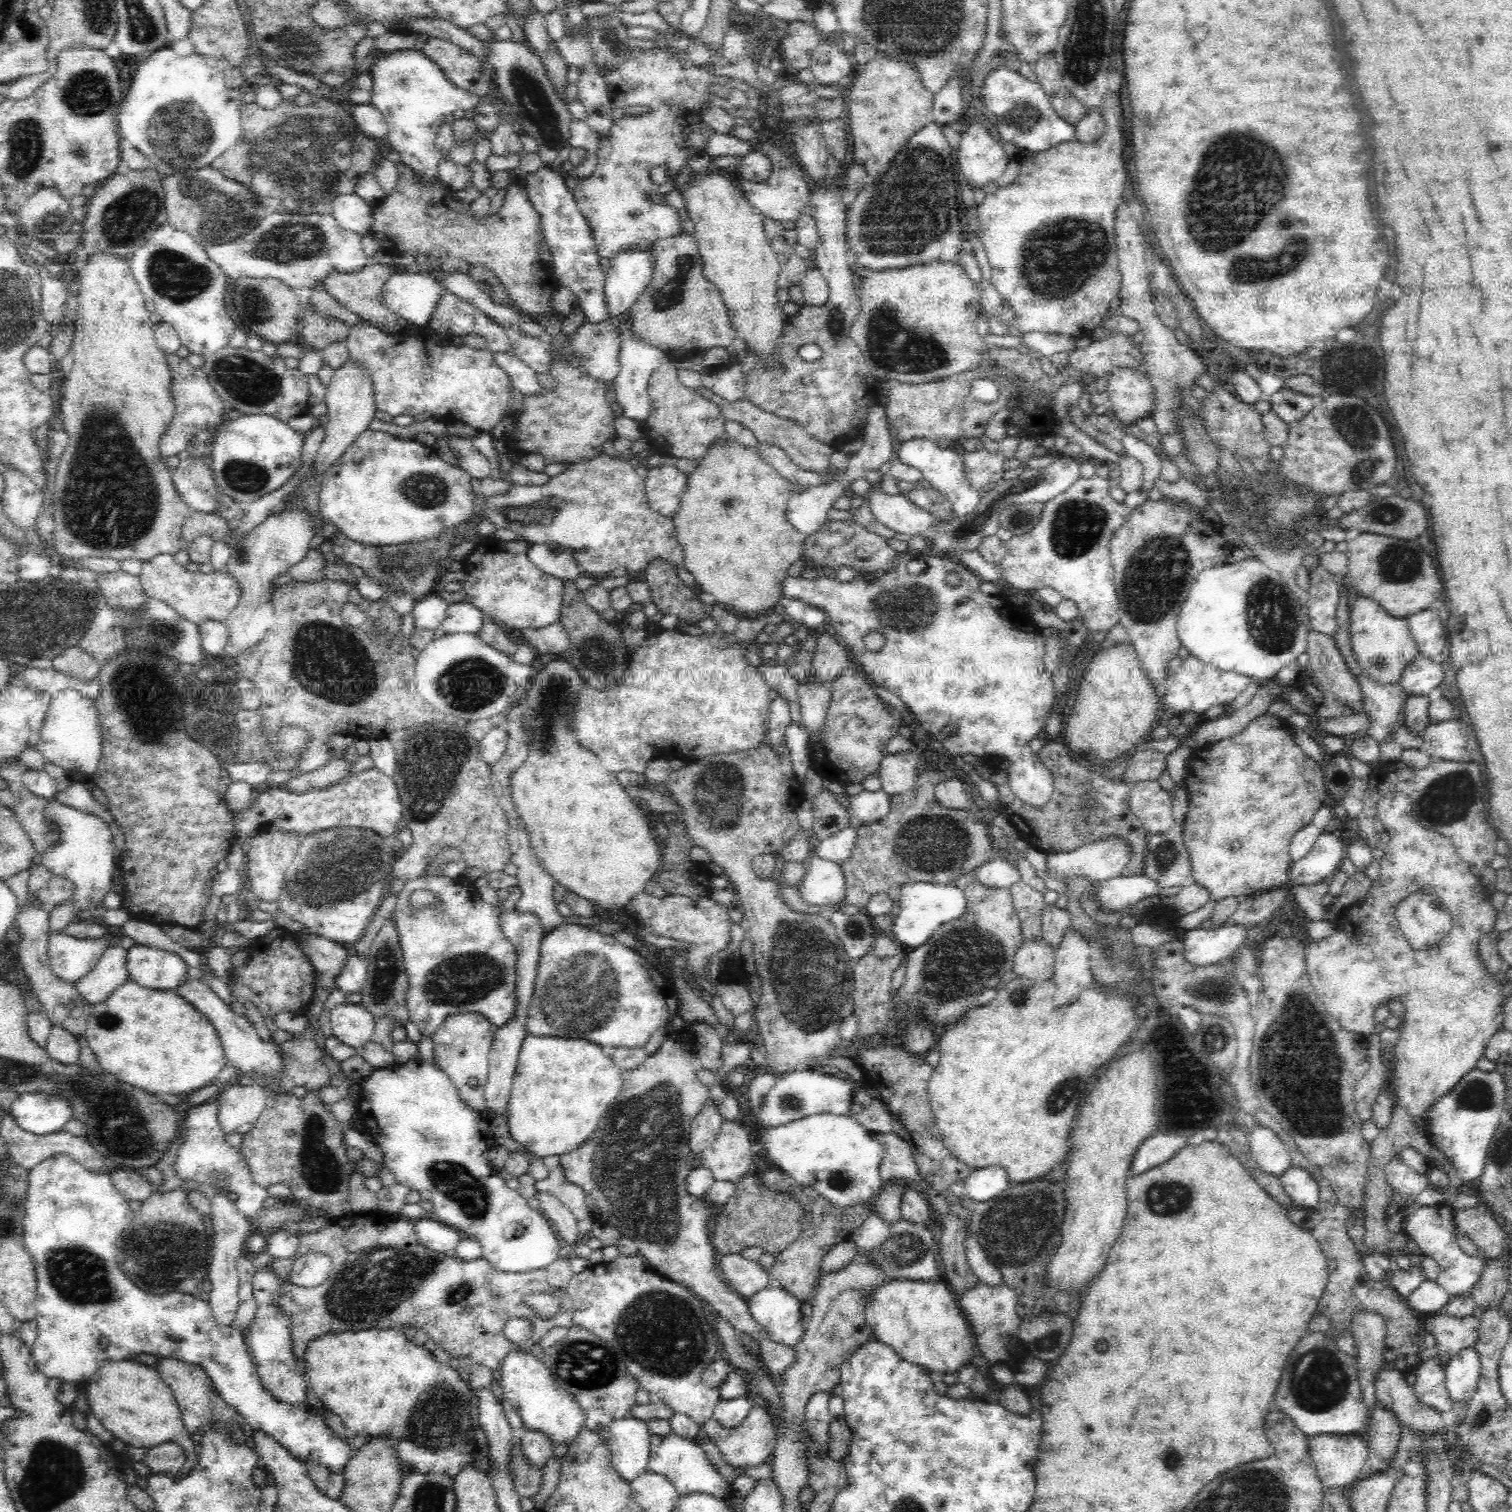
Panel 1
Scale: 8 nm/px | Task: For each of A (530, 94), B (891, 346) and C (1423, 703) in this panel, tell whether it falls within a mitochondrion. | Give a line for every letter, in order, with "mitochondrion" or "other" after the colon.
A: mitochondrion
B: mitochondrion
C: other

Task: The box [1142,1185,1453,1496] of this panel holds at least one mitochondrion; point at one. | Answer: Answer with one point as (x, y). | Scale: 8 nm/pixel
(1317, 1380)

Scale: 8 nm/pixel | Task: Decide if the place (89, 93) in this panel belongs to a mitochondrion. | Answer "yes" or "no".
yes

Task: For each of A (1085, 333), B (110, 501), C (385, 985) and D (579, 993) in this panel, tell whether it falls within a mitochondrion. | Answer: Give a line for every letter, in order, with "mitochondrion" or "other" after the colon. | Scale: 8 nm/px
A: other
B: mitochondrion
C: mitochondrion
D: mitochondrion

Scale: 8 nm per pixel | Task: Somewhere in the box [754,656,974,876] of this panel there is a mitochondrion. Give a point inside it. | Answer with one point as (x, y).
(929, 843)

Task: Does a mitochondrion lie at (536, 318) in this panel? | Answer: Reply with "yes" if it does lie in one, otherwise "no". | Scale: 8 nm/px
no

